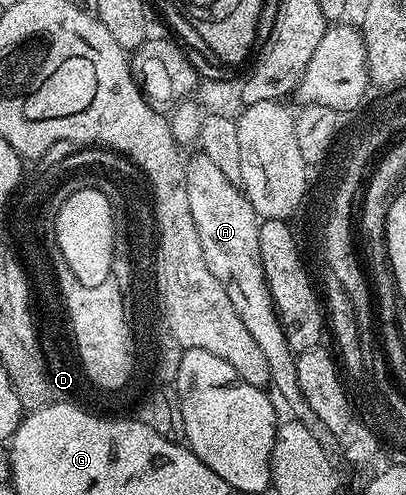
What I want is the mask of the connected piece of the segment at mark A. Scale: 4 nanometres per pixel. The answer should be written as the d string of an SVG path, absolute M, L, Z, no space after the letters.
M197 155L186 164L187 197L190 200L191 215L203 246L204 259L215 279L222 284L231 307L239 314L243 325L247 327L252 339L262 348L270 371L269 385L277 388L276 396L285 400L290 409L292 420L301 421L323 447L332 450L335 445L333 433L327 431L325 424L311 411L307 399L303 399L303 391L299 391L299 375L297 374L297 357L287 343L286 333L278 319L276 305L270 293L269 284L262 267L262 253L259 251L258 216L251 203L245 197L240 186L229 179L223 171L203 155Z

